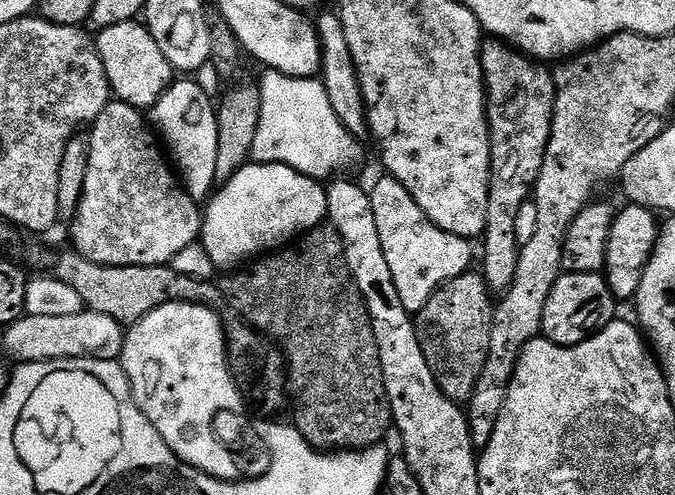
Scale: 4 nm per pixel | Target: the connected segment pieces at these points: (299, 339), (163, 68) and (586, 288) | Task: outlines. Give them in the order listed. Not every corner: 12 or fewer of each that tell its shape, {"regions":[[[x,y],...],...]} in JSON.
{"regions":[[[327,222],[221,275],[278,345],[294,426],[372,448],[393,422],[366,302]],[[143,23],[95,41],[119,103],[150,110],[173,66]],[[564,272],[543,310],[541,335],[581,344],[614,317],[601,273]]]}

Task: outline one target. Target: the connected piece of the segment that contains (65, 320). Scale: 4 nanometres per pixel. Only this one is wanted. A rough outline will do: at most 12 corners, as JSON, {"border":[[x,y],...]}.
{"border":[[97,312],[24,315],[3,329],[17,365],[119,361],[125,325]]}

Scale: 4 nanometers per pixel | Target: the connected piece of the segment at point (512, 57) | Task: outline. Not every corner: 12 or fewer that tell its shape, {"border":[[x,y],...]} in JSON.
{"border":[[510,44],[480,45],[492,180],[488,291],[514,282],[514,218],[550,142],[556,87]]}

